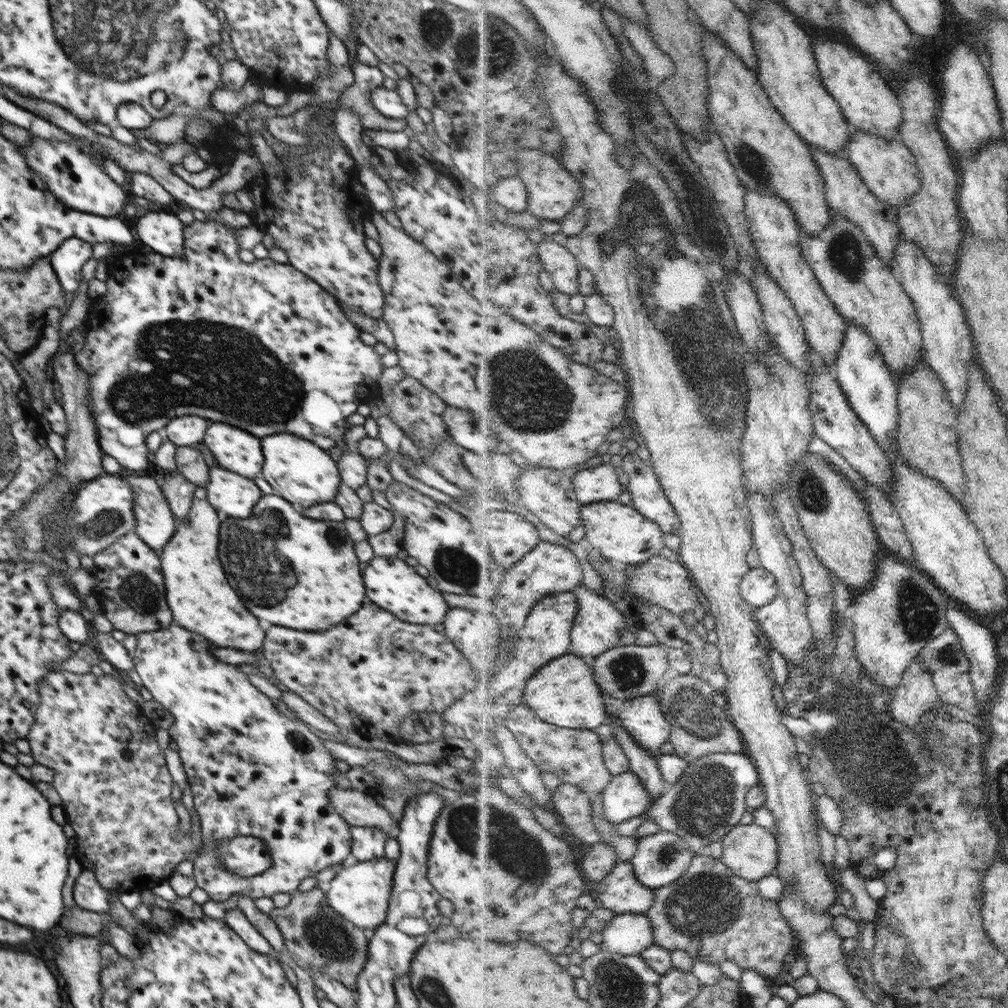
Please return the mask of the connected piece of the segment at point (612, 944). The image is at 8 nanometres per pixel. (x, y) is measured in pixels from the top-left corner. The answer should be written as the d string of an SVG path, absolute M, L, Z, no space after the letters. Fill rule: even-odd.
M626 913L608 925L601 945L603 950L643 955L656 943L653 920L647 913Z

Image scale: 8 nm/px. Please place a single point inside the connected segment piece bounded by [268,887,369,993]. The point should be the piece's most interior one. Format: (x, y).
(316, 937)

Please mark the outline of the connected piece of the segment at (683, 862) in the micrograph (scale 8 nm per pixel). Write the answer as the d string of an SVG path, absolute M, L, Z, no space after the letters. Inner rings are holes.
M658 831L640 839L637 855L633 858L638 878L650 888L659 889L676 883L693 866L695 852L690 848L689 840L675 832Z

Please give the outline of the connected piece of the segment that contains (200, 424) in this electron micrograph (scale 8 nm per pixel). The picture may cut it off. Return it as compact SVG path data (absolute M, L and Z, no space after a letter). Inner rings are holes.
M198 416L174 417L165 426L165 434L177 447L191 447L196 442L204 440L204 432L208 422Z

